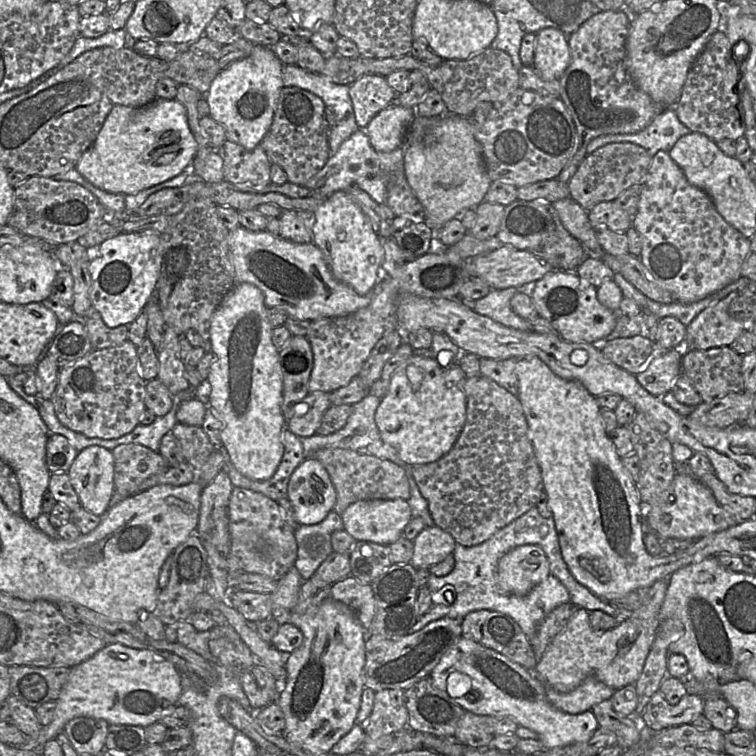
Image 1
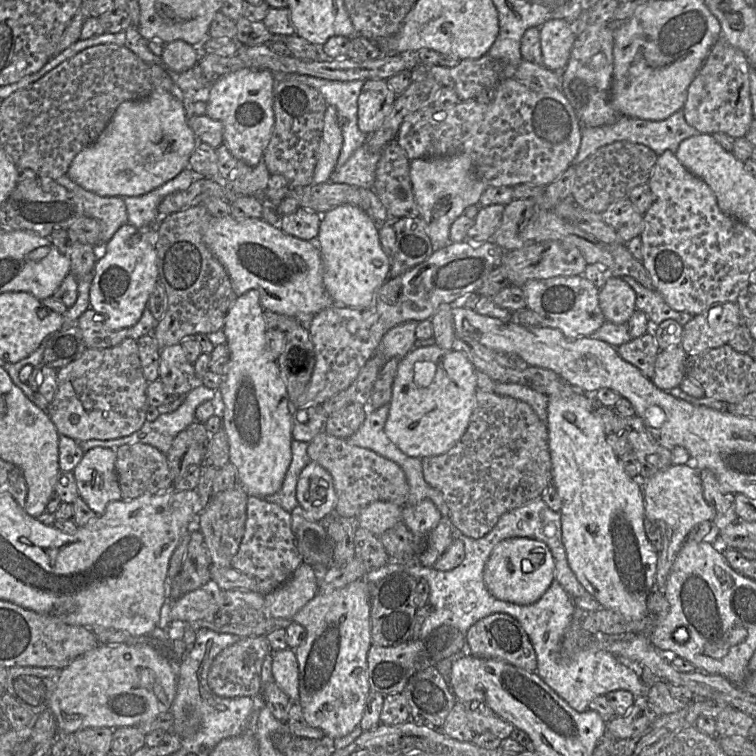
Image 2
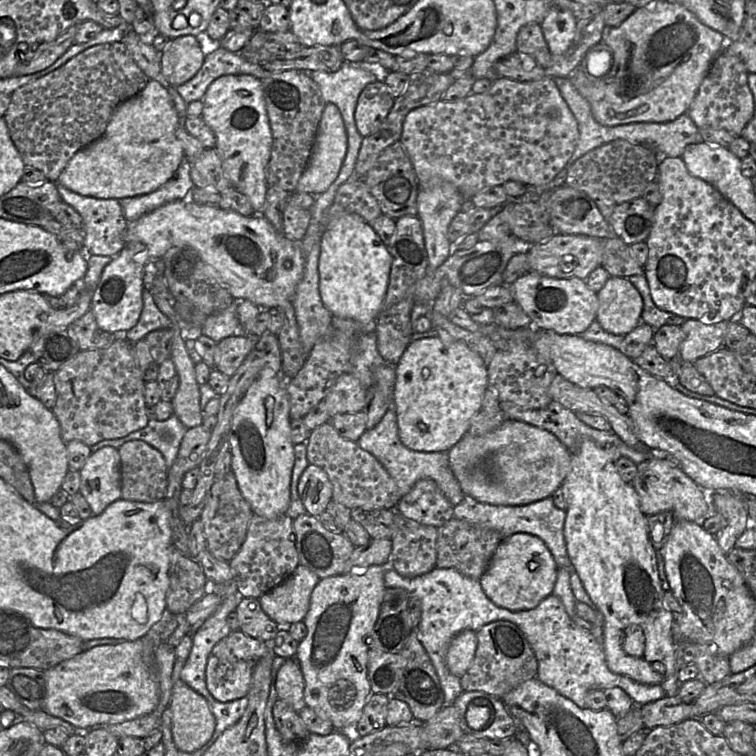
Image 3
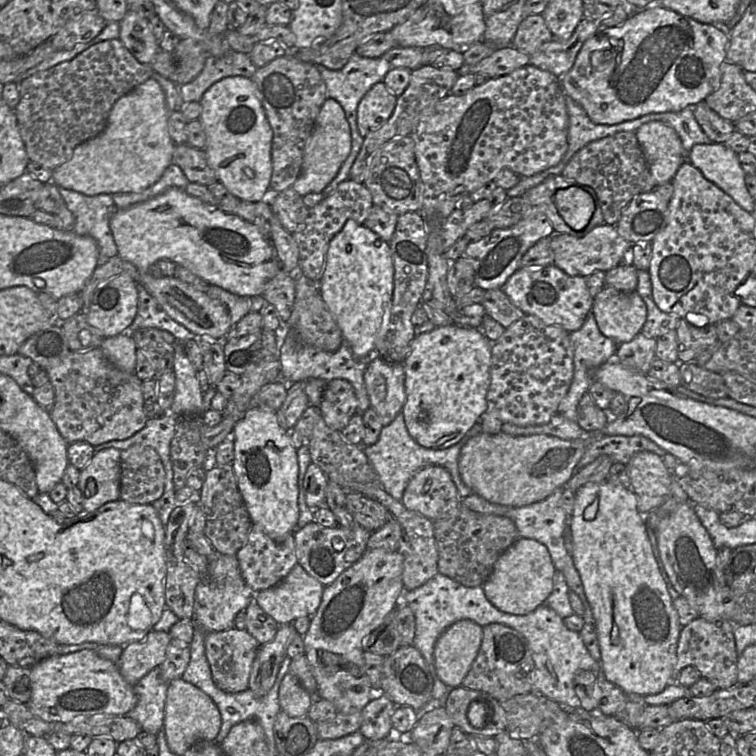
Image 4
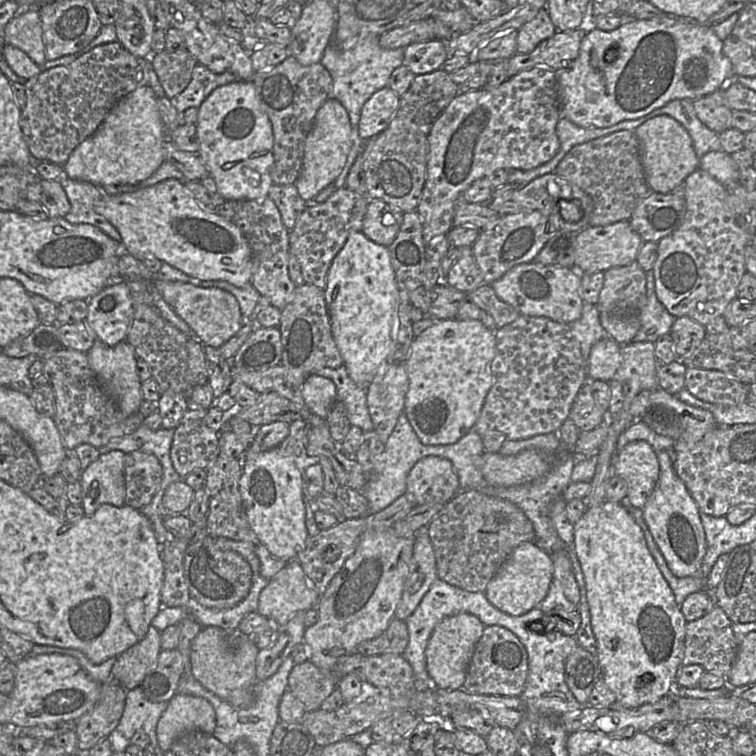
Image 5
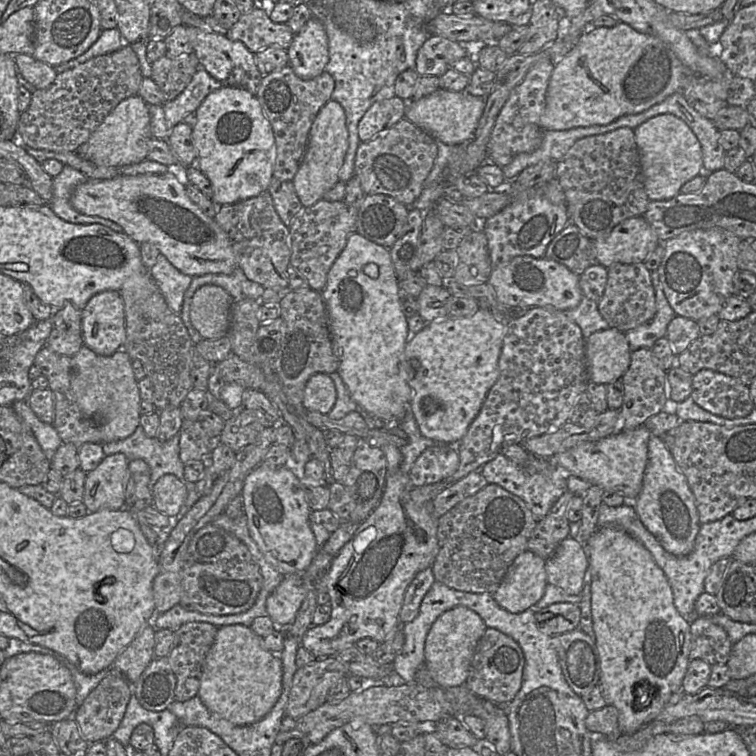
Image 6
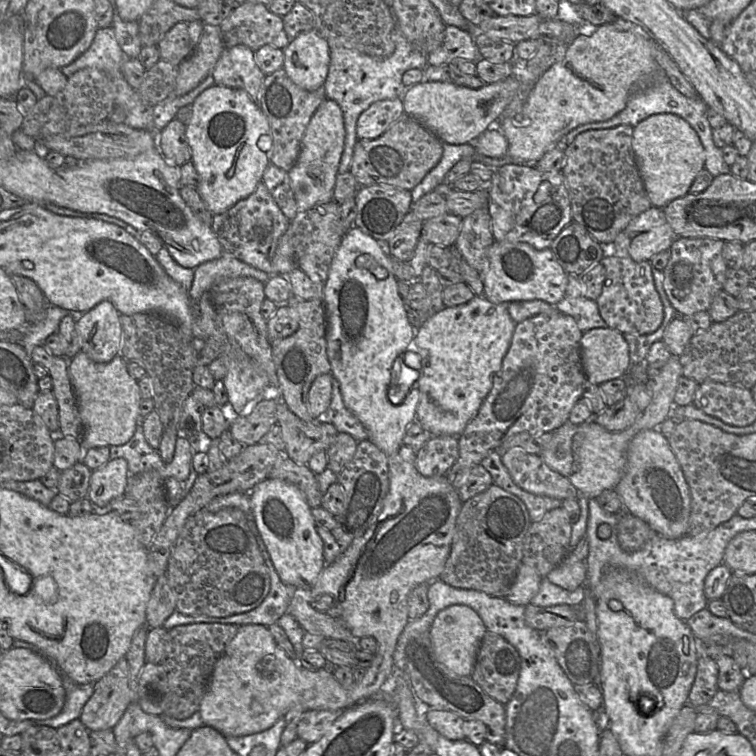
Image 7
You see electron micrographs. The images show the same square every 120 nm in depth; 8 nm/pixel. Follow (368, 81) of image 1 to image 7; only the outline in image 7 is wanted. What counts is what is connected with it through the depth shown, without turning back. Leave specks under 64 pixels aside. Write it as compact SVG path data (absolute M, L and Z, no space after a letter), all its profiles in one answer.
M399 98L373 103L358 118L356 135L360 139L376 139L404 115L403 102Z

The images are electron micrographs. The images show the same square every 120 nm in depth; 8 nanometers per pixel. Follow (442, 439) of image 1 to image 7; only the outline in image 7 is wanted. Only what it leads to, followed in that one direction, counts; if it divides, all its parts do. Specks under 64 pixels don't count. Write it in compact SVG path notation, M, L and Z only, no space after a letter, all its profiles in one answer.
M475 295L472 300L468 303L455 306L455 307L445 307L442 311L433 315L427 319L418 330L416 330L414 338L412 340L412 349L419 353L421 360L421 370L420 377L418 379L418 390L420 392L420 400L416 410L416 421L425 430L432 433L434 437L439 436L456 436L461 435L468 425L468 423L476 416L478 410L480 409L483 401L490 392L494 380L494 376L501 369L503 359L510 347L513 332L515 330L515 323L511 316L509 315L507 309L507 303L494 304L489 302L484 295Z

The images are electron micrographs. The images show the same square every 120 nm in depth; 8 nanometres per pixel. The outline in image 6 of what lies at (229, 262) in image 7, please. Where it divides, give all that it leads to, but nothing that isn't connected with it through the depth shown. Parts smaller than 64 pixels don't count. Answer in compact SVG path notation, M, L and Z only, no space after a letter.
M238 266L231 274L208 273L200 276L194 276L191 284L185 292L180 312L180 317L194 344L201 341L202 337L191 323L190 306L192 297L196 290L205 284L212 284L222 287L233 297L234 301L241 301L245 299L259 301L265 290L262 285L249 280Z

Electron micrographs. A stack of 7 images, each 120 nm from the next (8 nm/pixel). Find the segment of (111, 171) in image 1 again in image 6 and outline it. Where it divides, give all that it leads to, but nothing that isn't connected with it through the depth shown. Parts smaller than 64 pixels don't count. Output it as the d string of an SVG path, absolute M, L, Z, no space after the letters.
M136 94L118 103L78 148L77 153L99 167L136 164L147 159L150 137L149 105Z

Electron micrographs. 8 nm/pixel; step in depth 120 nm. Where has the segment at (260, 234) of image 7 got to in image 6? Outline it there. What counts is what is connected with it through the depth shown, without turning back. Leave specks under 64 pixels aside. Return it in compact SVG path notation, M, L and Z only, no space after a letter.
M269 191L230 205L219 206L214 217L227 234L237 266L245 276L265 289L290 290L287 268L290 265L290 228L279 217Z

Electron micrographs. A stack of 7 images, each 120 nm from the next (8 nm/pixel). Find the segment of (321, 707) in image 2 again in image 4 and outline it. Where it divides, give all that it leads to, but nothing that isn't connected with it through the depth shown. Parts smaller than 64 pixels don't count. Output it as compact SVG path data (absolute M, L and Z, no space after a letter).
M367 549L361 558L324 587L321 603L303 636L305 656L317 682L317 698L329 700L337 712L361 711L374 691L365 673L363 642L401 603L403 556L398 551Z

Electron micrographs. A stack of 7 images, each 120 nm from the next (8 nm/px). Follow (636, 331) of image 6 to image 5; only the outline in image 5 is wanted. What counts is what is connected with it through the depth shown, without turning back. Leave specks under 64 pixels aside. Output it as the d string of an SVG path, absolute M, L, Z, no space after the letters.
M653 270L646 272L647 303L639 312L641 327L634 337L634 342L653 342L665 334L670 334L676 318L659 301L655 289Z

